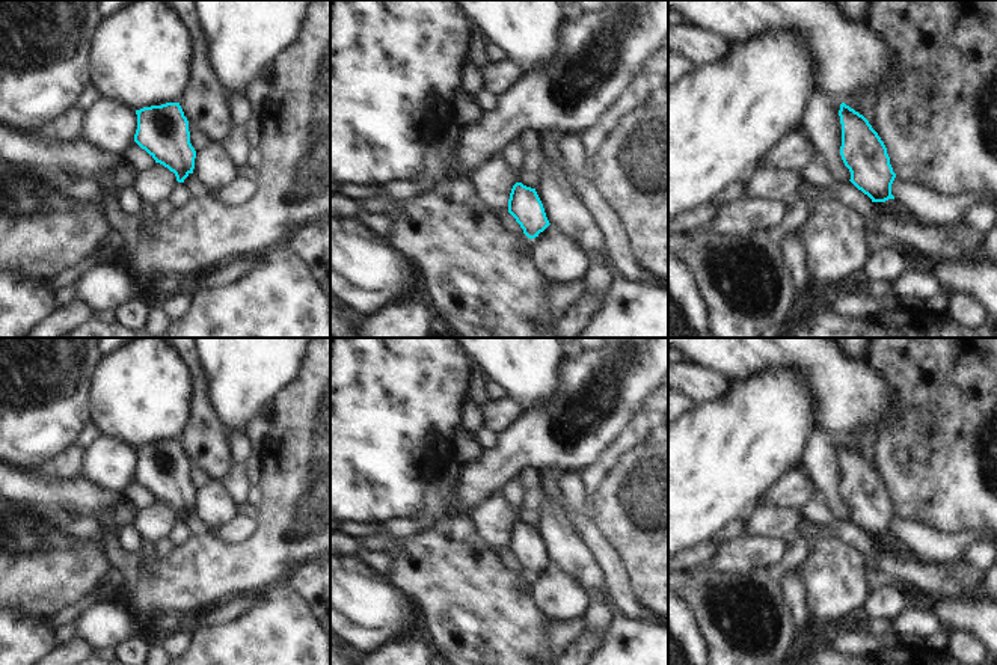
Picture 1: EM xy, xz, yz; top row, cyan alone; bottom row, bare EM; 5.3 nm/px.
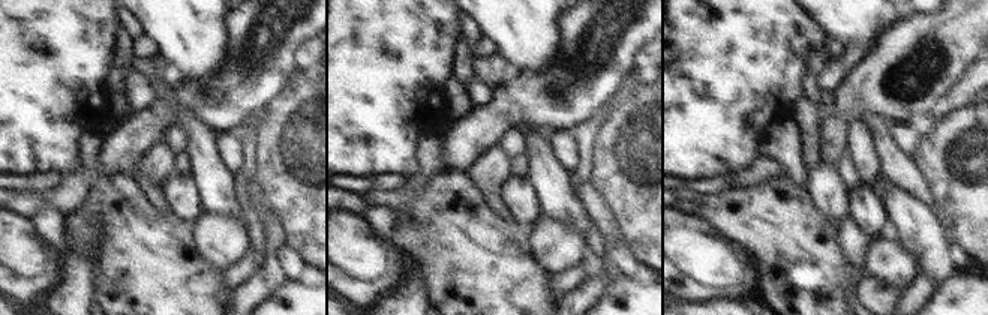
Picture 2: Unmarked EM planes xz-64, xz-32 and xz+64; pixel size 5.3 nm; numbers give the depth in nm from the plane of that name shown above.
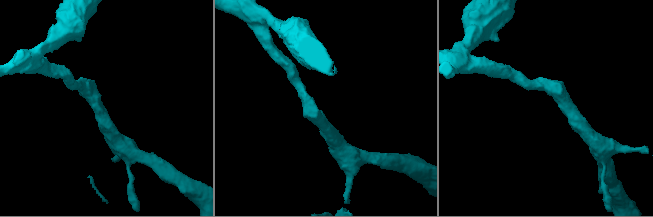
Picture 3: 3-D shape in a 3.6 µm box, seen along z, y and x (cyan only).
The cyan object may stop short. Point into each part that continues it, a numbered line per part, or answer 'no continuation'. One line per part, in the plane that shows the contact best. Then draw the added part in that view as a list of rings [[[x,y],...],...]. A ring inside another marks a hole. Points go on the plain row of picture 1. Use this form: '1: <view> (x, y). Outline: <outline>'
no continuation

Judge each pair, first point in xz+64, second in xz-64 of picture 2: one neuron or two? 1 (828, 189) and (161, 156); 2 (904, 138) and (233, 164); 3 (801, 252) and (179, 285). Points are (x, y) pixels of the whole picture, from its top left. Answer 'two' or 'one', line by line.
1: one
2: one
3: one

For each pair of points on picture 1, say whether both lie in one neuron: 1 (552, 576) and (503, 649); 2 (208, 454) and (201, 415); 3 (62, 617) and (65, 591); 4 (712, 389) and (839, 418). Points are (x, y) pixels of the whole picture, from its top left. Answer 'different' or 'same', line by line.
1: different
2: same
3: different
4: different

